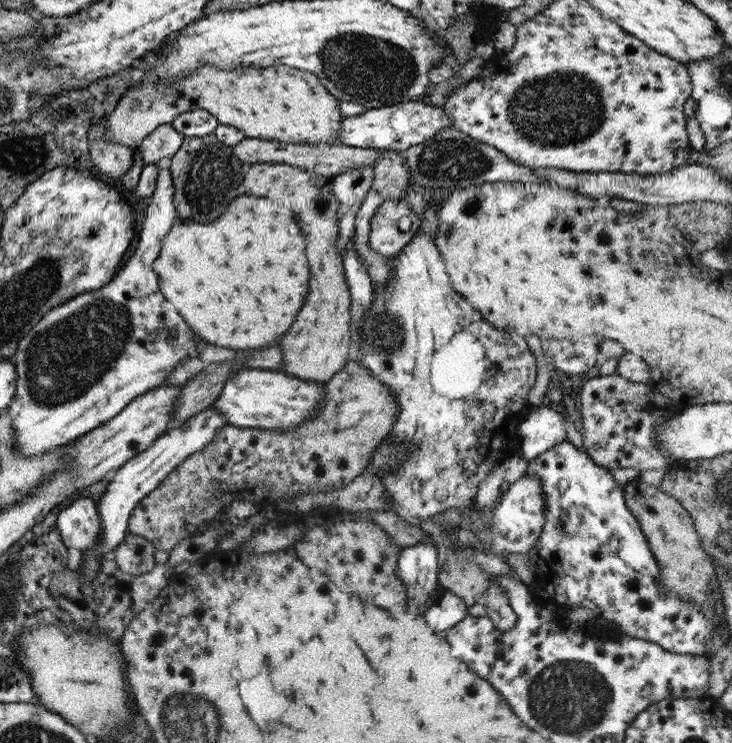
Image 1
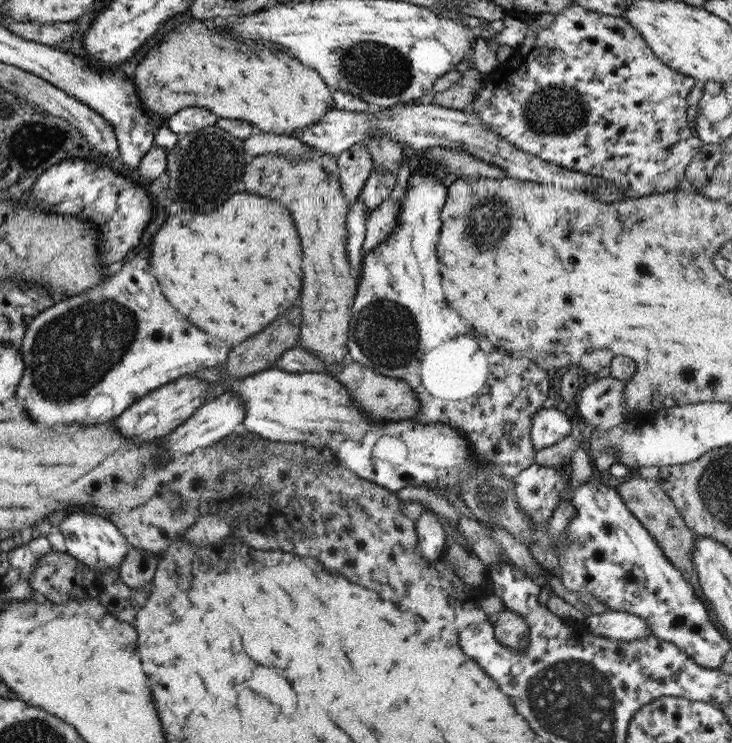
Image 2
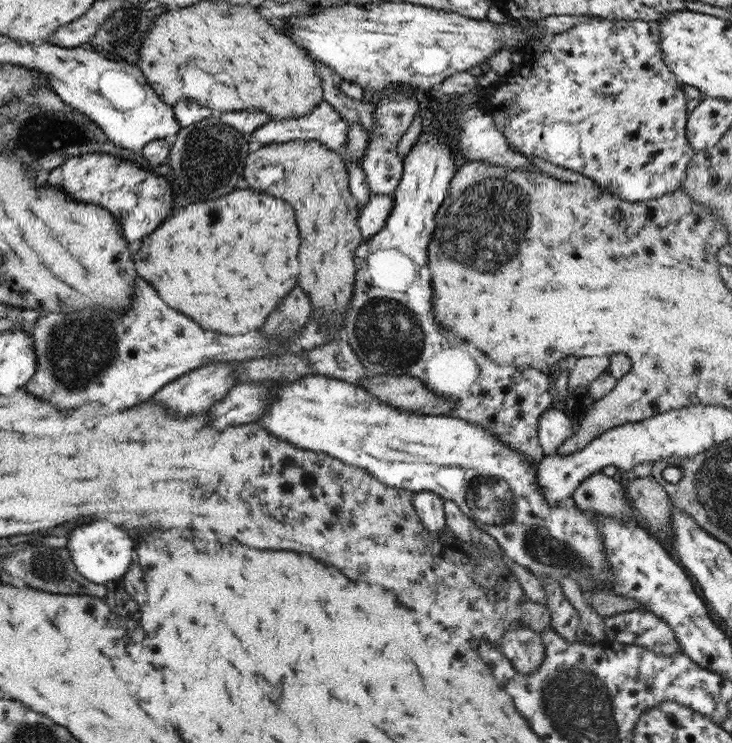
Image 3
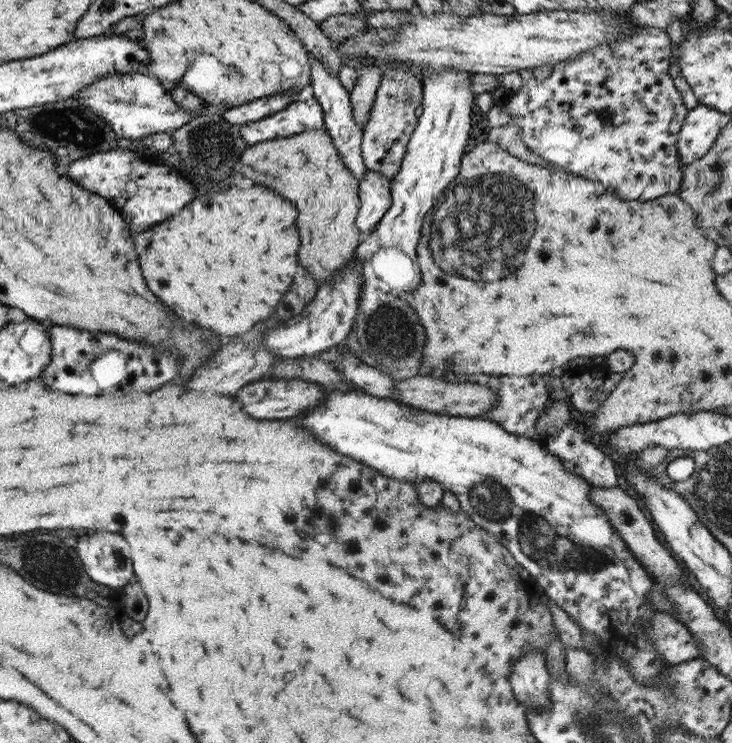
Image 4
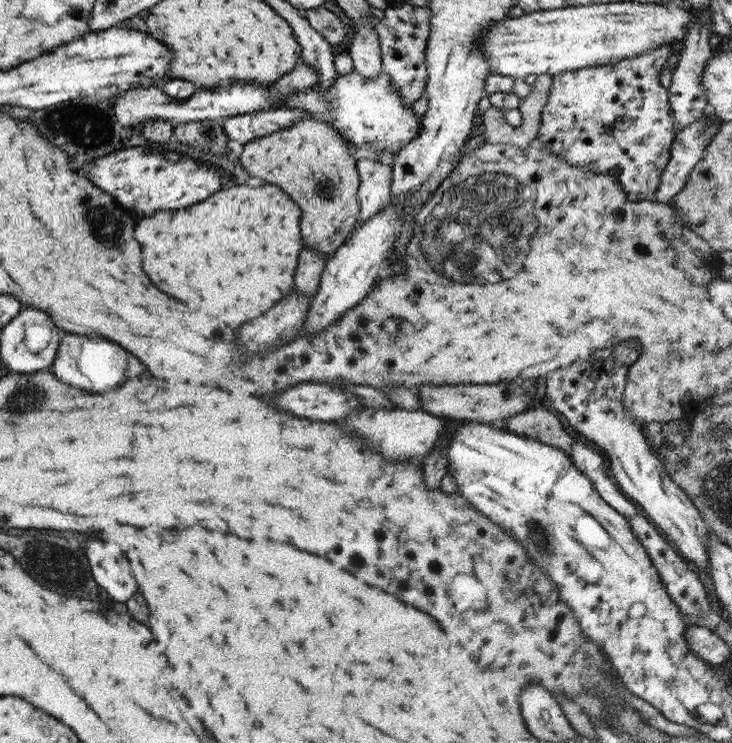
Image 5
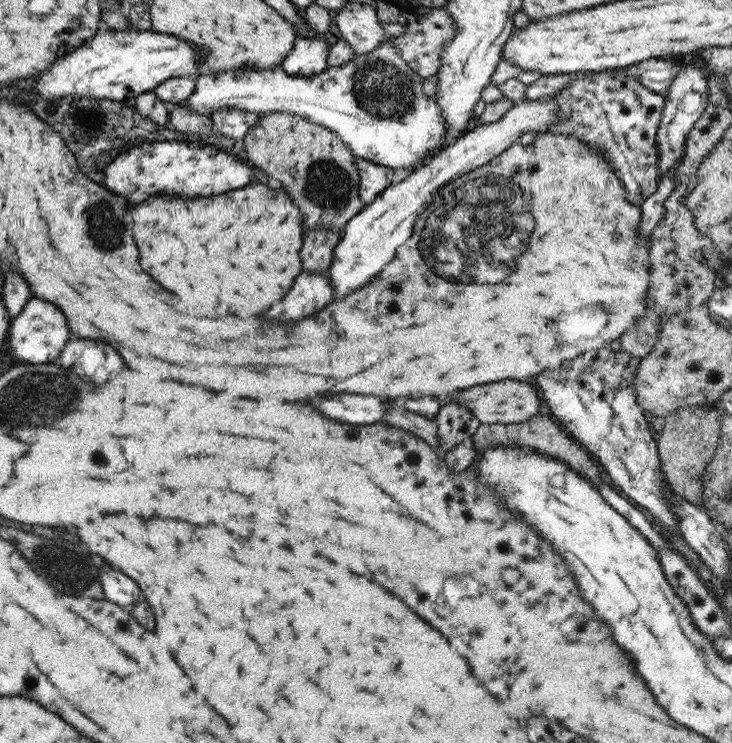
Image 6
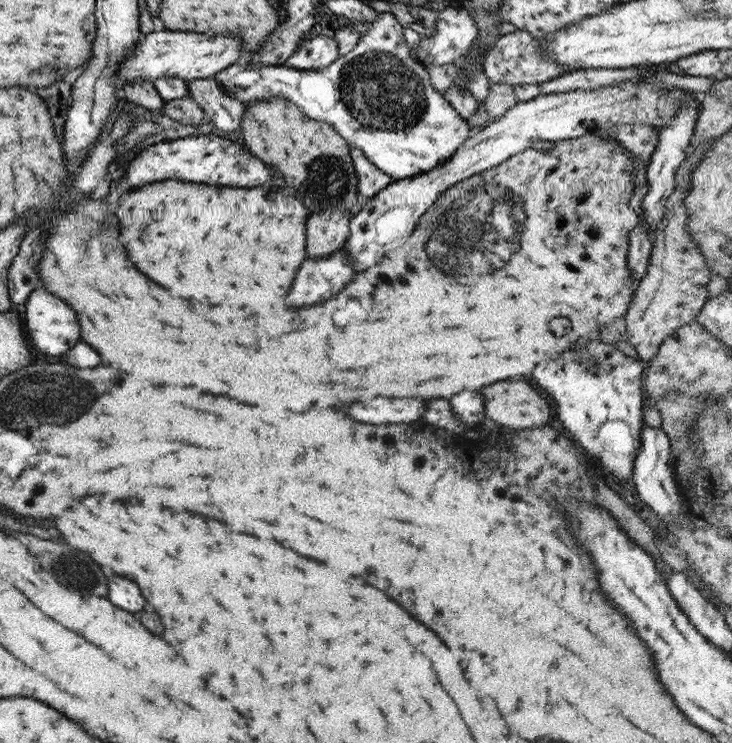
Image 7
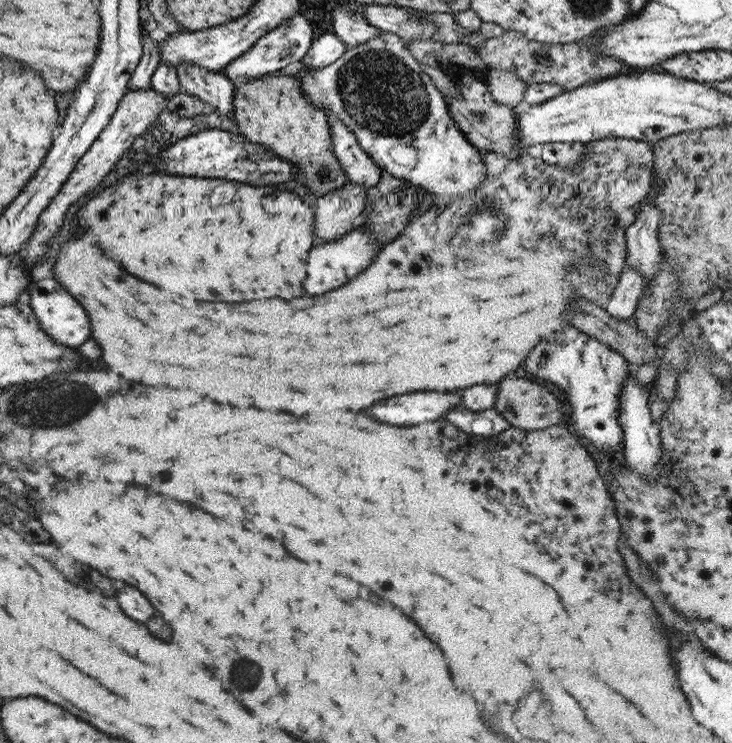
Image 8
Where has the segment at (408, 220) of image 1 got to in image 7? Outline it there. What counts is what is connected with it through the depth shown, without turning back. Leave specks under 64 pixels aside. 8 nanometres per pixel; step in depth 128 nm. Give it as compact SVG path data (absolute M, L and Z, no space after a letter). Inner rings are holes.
M349 145L349 157L357 175L358 194L361 200L368 199L391 183L393 179L385 172L375 168L360 150Z

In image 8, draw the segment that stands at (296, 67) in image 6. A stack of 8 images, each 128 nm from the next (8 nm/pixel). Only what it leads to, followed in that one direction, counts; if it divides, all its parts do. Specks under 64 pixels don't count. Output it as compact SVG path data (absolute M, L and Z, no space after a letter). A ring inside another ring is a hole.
M323 33L312 42L305 56L301 57L301 66L313 71L327 67L329 64L335 63L343 52L345 52L345 48L338 36L335 36L334 33Z

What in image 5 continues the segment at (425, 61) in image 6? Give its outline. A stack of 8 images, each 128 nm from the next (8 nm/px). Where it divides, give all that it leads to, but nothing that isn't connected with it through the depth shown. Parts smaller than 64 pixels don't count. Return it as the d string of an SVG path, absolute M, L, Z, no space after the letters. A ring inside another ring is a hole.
M411 5L387 6L383 11L383 18L371 17L371 26L379 36L382 70L389 76L391 86L403 98L403 104L409 108L417 98L421 98L427 77L424 51L429 38L429 10L426 7Z

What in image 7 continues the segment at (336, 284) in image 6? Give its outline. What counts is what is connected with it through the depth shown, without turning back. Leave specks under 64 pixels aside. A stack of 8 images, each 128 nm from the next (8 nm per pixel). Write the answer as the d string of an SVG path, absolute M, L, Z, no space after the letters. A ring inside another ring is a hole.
M619 82L593 90L537 95L534 99L515 103L483 129L473 130L443 163L435 165L427 172L393 180L373 196L362 200L360 207L351 214L349 236L340 250L345 250L351 268L359 275L369 266L375 266L379 258L401 246L413 232L419 217L452 184L502 163L538 140L553 142L587 135L588 132L599 134L607 127L617 127L625 123L645 123L659 130L669 123L681 103L691 98L701 108L699 92L695 94L677 88L661 90L655 82Z

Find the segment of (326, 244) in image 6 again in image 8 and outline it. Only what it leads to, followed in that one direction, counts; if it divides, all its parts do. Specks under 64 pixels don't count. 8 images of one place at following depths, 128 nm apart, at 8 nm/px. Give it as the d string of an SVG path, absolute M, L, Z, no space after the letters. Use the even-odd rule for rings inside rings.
M347 181L339 191L316 197L311 205L314 210L313 244L323 244L343 236L351 230L355 216L363 211L366 194L357 182Z

